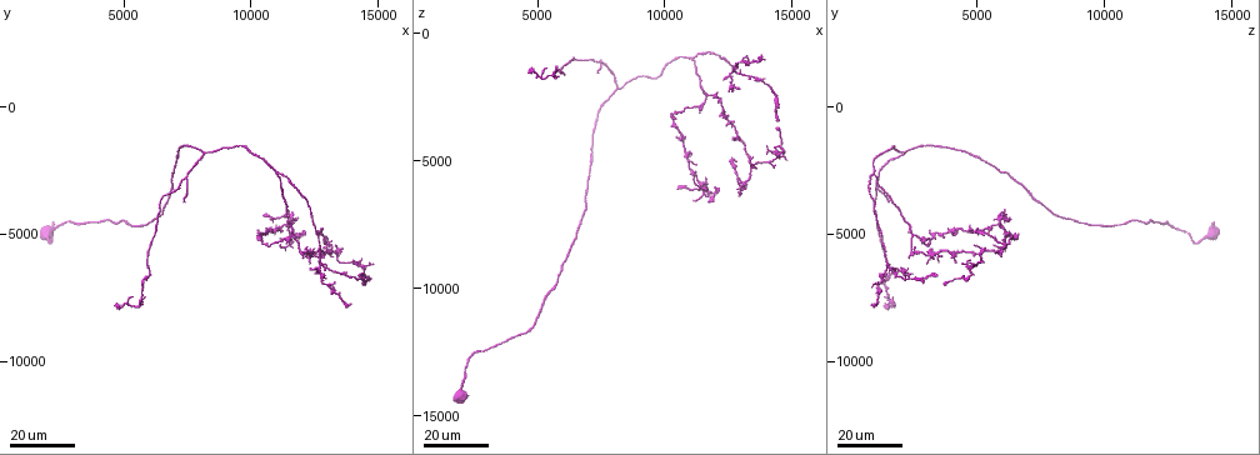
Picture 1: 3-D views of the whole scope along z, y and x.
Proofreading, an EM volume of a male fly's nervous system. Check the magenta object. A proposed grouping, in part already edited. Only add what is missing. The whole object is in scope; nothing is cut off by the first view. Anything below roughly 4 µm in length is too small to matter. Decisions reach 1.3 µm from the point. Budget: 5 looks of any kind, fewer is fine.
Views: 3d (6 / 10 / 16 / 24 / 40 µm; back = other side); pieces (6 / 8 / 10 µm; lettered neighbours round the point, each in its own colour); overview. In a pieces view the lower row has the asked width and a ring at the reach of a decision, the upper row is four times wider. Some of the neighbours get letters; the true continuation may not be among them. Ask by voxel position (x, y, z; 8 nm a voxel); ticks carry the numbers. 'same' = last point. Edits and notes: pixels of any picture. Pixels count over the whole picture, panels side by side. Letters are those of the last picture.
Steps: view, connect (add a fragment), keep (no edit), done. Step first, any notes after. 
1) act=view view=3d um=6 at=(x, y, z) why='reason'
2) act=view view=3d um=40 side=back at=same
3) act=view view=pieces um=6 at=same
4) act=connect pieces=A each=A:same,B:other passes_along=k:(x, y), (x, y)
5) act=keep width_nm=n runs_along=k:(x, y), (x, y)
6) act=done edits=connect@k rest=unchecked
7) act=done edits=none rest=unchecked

act=view view=3d um=24 at=(12200, 5500, 2500) why='free end'

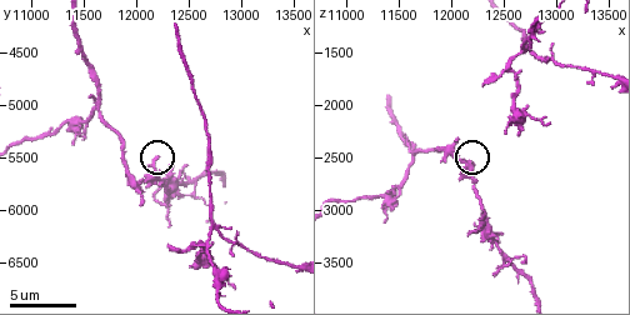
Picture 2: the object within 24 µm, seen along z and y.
act=view view=pieces um=8 at=same

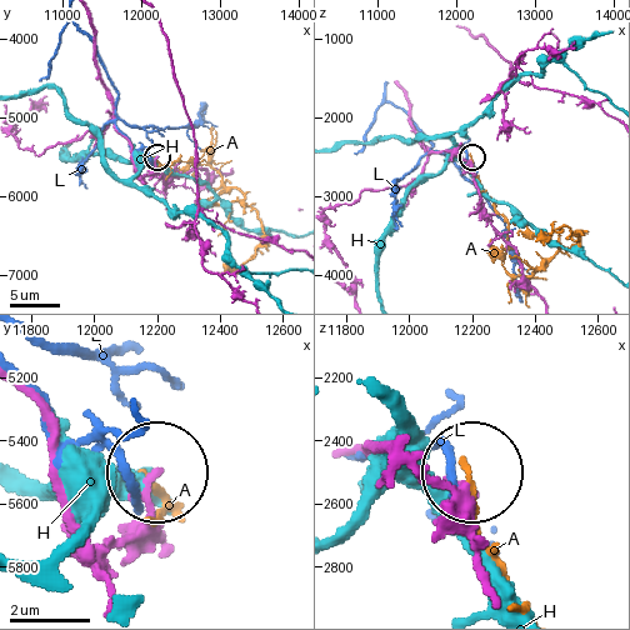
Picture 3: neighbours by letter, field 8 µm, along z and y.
act=keep each=A:other,H:other,L:other found='no lettered fragment goes on from it'

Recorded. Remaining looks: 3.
act=view view=3d um=24 at=(7400, 3700, 1500) why='thin end'

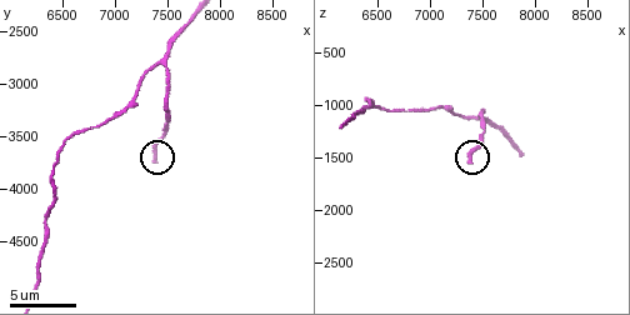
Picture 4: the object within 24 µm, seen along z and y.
act=view view=pieces um=6 at=(7400, 3740, 1540)

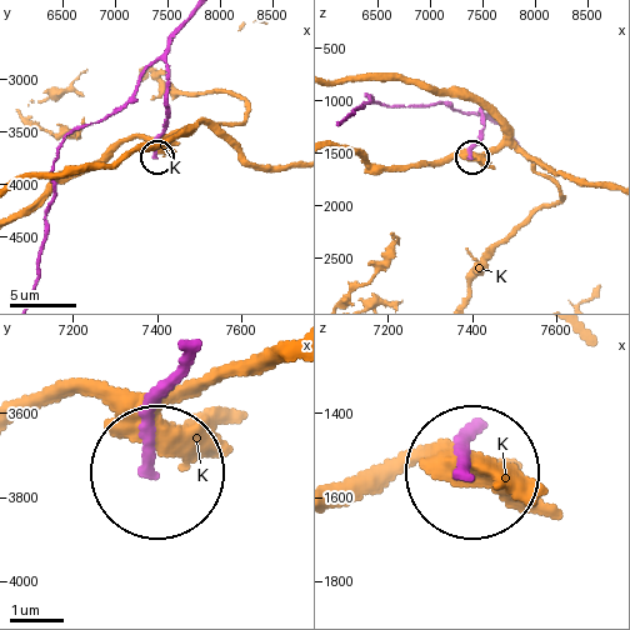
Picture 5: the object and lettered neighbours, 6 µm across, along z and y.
act=keep each=K:other found='none of them fits'

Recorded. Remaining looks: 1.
act=done edits=none rest=unchecked

